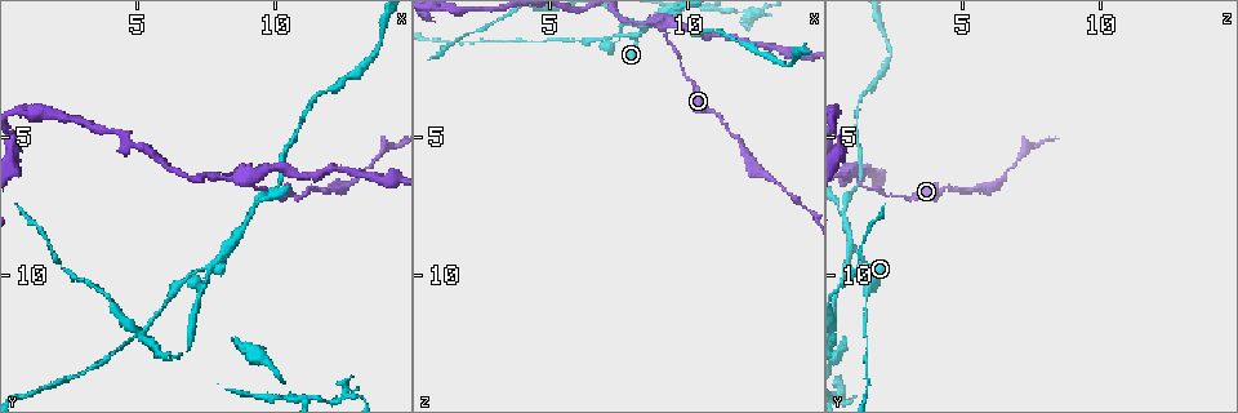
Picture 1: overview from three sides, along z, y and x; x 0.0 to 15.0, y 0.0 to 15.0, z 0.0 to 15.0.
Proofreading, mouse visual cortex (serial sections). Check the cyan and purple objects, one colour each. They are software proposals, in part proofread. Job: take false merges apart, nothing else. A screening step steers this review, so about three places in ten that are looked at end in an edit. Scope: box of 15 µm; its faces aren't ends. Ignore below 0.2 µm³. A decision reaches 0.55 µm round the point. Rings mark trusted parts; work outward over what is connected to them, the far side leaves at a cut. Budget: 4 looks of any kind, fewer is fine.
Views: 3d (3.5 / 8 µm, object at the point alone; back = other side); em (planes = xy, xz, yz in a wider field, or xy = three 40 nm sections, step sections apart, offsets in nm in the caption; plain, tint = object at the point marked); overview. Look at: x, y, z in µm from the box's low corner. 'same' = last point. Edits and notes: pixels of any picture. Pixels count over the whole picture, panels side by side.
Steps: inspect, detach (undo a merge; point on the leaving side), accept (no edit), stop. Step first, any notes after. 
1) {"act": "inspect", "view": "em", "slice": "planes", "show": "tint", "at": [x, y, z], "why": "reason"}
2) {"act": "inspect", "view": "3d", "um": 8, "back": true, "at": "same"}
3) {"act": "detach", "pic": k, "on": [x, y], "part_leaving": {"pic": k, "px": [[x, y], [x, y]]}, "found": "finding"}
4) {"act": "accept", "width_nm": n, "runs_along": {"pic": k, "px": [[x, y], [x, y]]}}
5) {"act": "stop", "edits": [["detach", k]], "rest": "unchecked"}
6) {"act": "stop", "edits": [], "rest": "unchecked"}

{"act": "inspect", "view": "3d", "um": 3.5, "back": true, "at": [13.0, 6.5, 6.4], "why": "thick turns thin"}

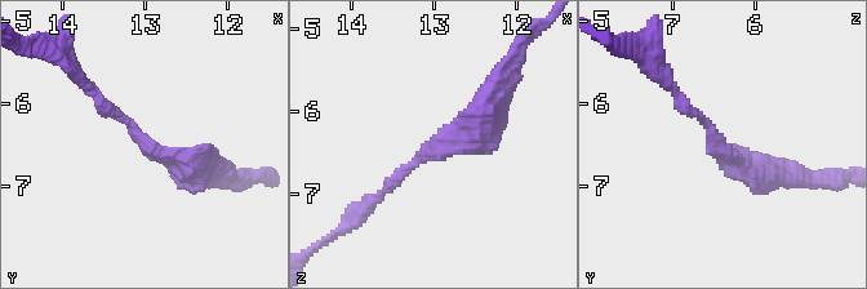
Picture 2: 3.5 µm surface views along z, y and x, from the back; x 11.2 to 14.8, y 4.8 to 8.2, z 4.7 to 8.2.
{"act": "accept", "arm_widths_nm": [150, 300], "runs_along": {"pic": 2, "px": [[490, 89], [478, 116], [383, 192]]}, "found": "continuous, no second cell"}

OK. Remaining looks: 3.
{"act": "inspect", "view": "3d", "um": 3.5, "at": [9.1, 6.4, 1.1], "why": "side arm on a straight run"}

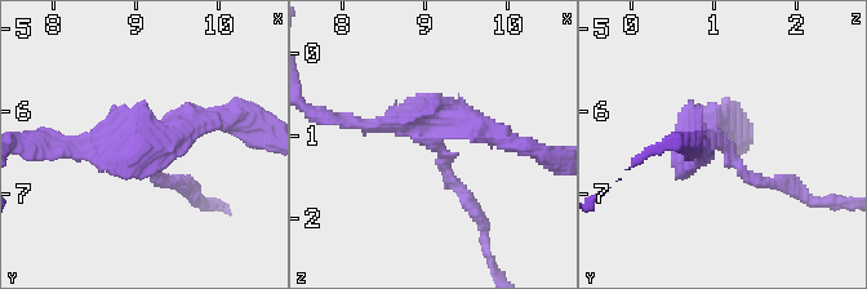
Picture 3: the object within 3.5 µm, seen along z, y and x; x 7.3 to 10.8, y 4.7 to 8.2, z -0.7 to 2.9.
{"act": "inspect", "view": "em", "slice": "xy", "step": 1, "show": "tint", "at": [9.05, 6.35, 1.05], "arms": 3, "arm_widths_nm": [150, 150, 300], "why": "shape alone is not enough"}

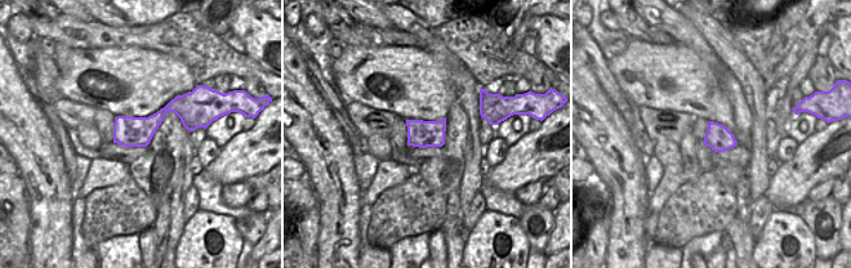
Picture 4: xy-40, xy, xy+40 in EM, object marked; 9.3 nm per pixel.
{"act": "accept", "runs_along": {"pic": 3, "px": [[465, 194], [409, 121], [350, 121]]}, "found": "continuous, no second cell"}

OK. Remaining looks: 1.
{"act": "stop", "edits": [], "rest": "unchecked"}

